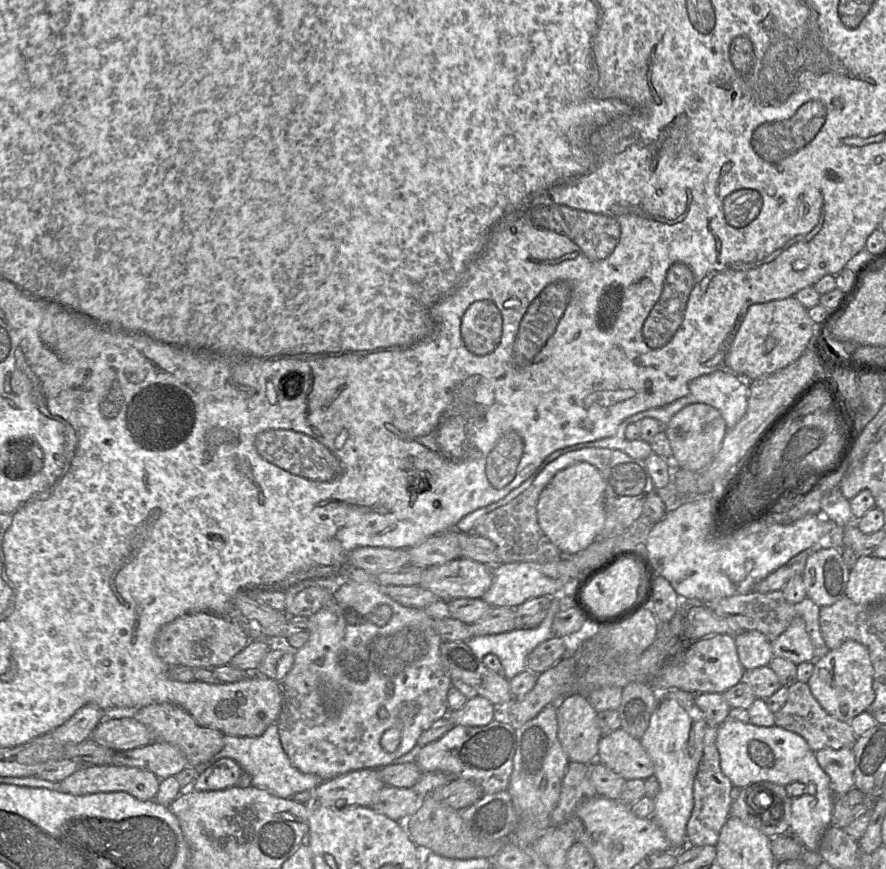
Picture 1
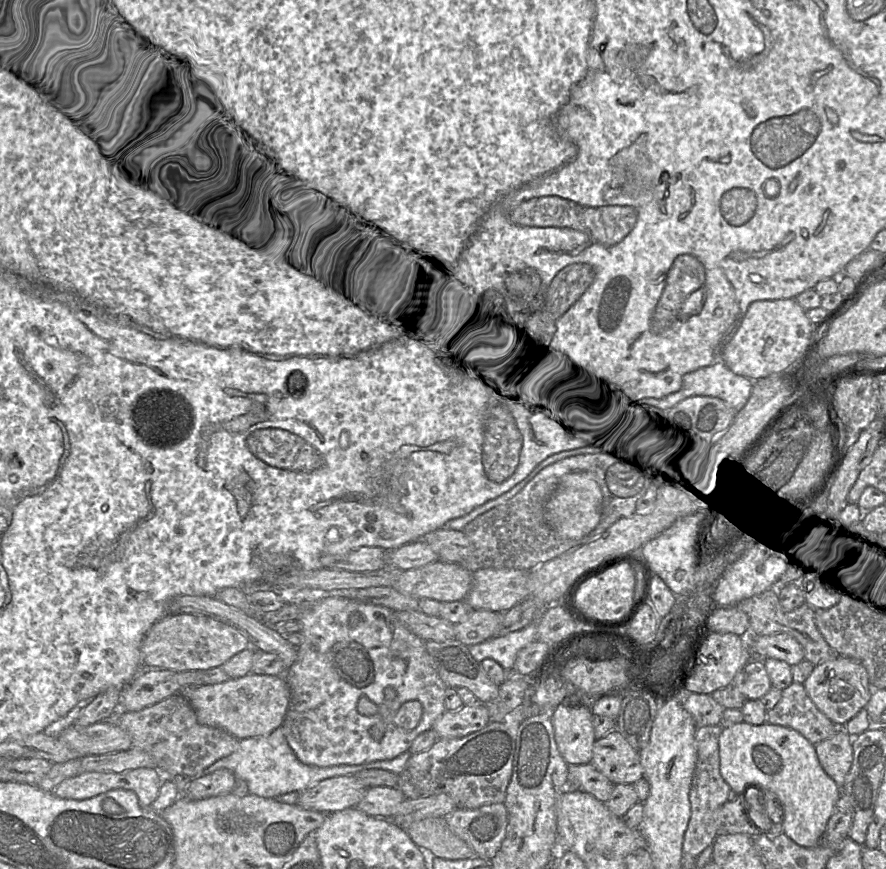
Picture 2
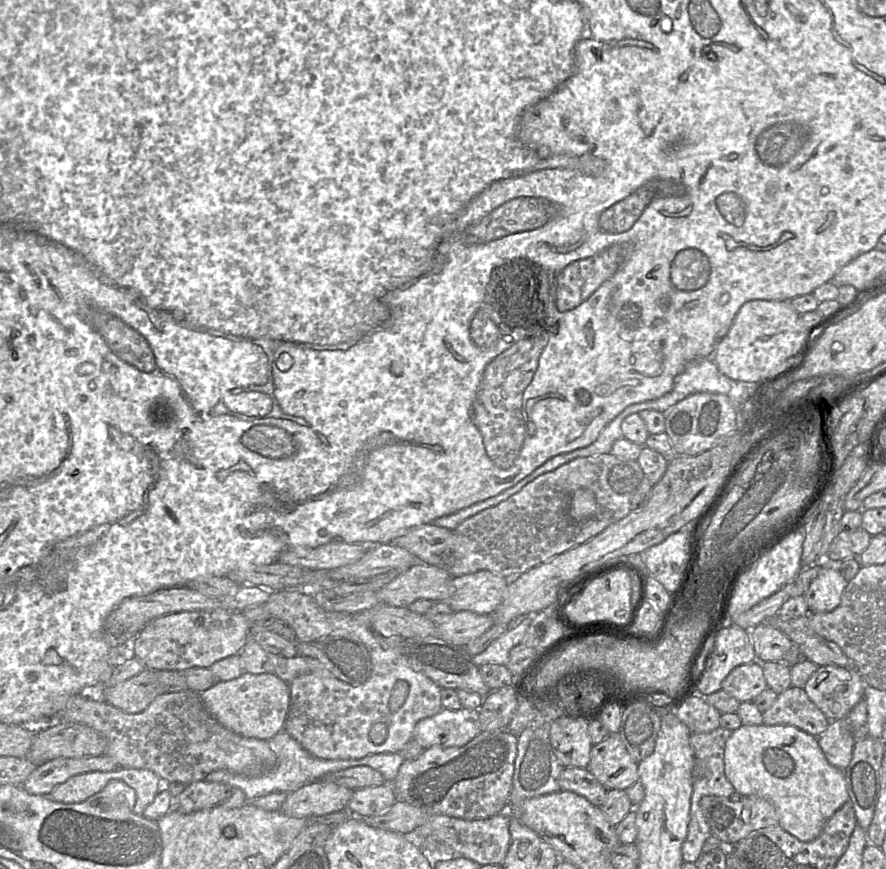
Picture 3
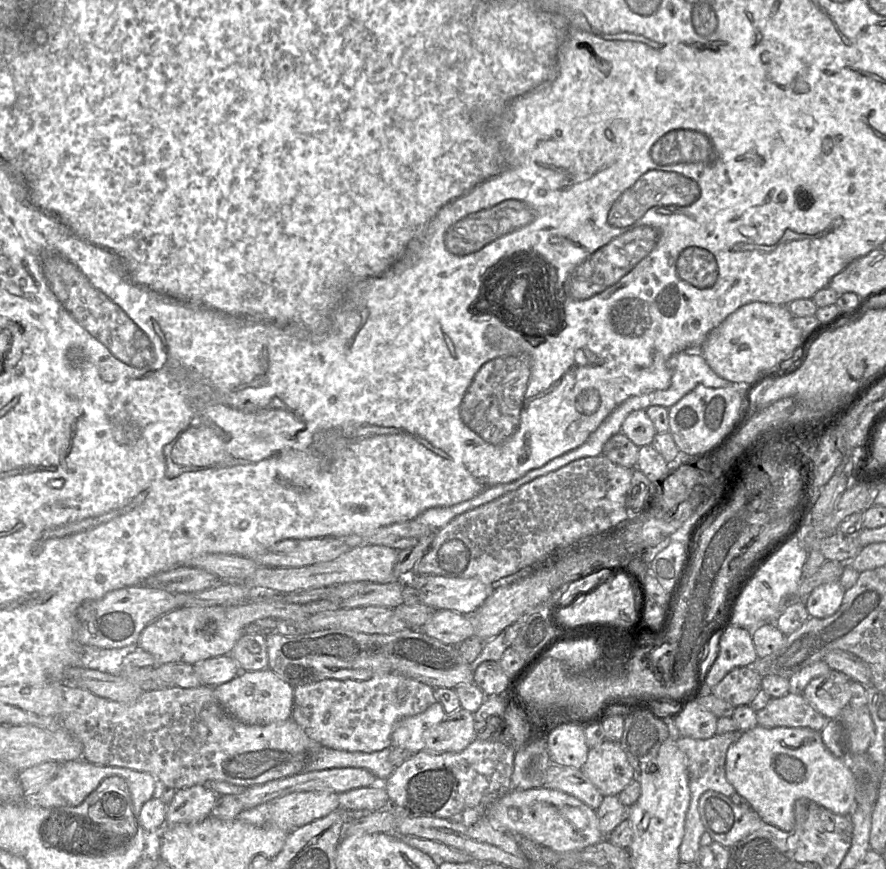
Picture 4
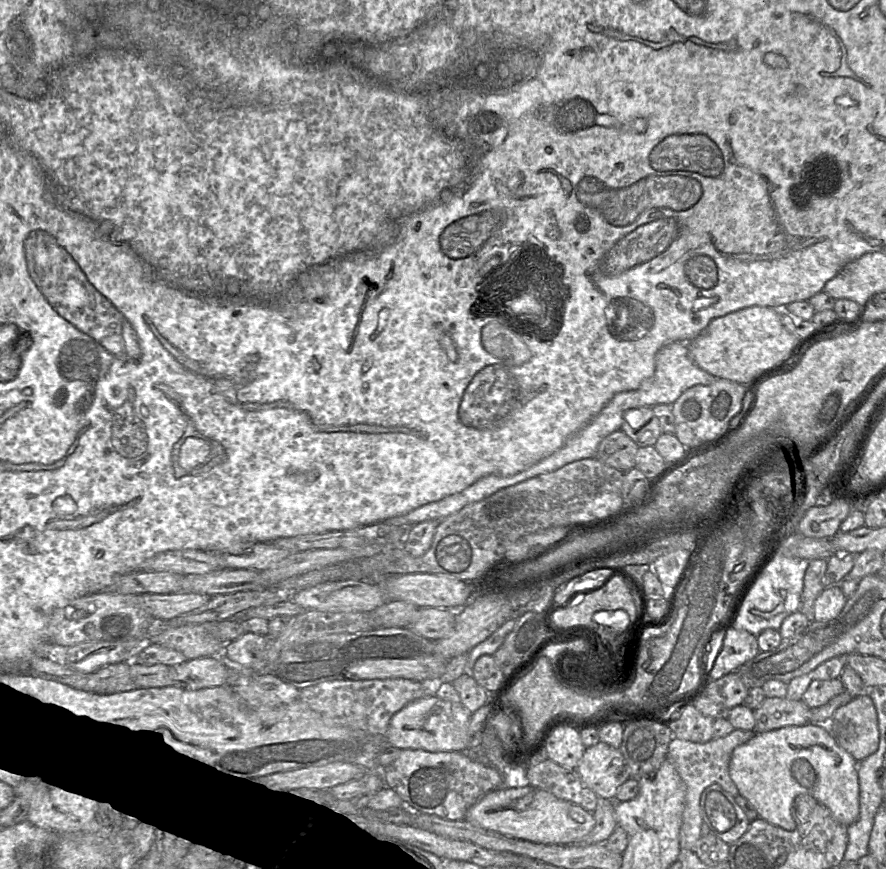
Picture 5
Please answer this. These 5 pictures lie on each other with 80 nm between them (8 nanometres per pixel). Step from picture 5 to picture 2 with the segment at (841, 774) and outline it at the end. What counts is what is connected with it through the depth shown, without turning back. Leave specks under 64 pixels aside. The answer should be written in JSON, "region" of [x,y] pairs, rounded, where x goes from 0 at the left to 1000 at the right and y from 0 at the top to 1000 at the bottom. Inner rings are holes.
{"region":[[[837,831],[816,838],[812,848],[812,870],[813,891],[825,909],[835,914],[845,904],[852,903],[857,906],[848,906],[851,908],[850,913],[860,910],[859,907],[874,913],[880,921],[878,931],[883,937],[885,960],[909,976],[920,975],[926,970],[950,908],[930,887],[919,856],[893,838],[869,832],[849,834]]]}

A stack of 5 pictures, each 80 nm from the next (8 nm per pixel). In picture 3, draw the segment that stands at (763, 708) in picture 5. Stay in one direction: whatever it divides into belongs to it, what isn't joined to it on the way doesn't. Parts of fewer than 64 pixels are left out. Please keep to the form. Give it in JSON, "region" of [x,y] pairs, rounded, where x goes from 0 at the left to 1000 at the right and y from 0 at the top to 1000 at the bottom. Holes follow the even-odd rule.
{"region":[[[895,789],[879,799],[860,825],[865,834],[892,834],[920,848],[926,847],[937,832],[913,804],[907,792]]]}

